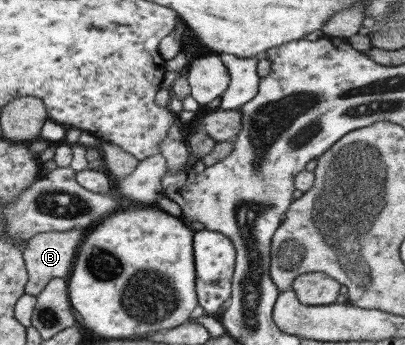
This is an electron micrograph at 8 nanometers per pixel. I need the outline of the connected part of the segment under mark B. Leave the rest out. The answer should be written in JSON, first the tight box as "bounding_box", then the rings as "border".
{"bounding_box":[21,227,85,297],"border":[[[79,227],[67,231],[48,231],[32,235],[26,241],[26,246],[21,249],[22,260],[28,273],[24,295],[35,297],[50,279],[67,278],[82,237],[85,237],[85,231]]]}

